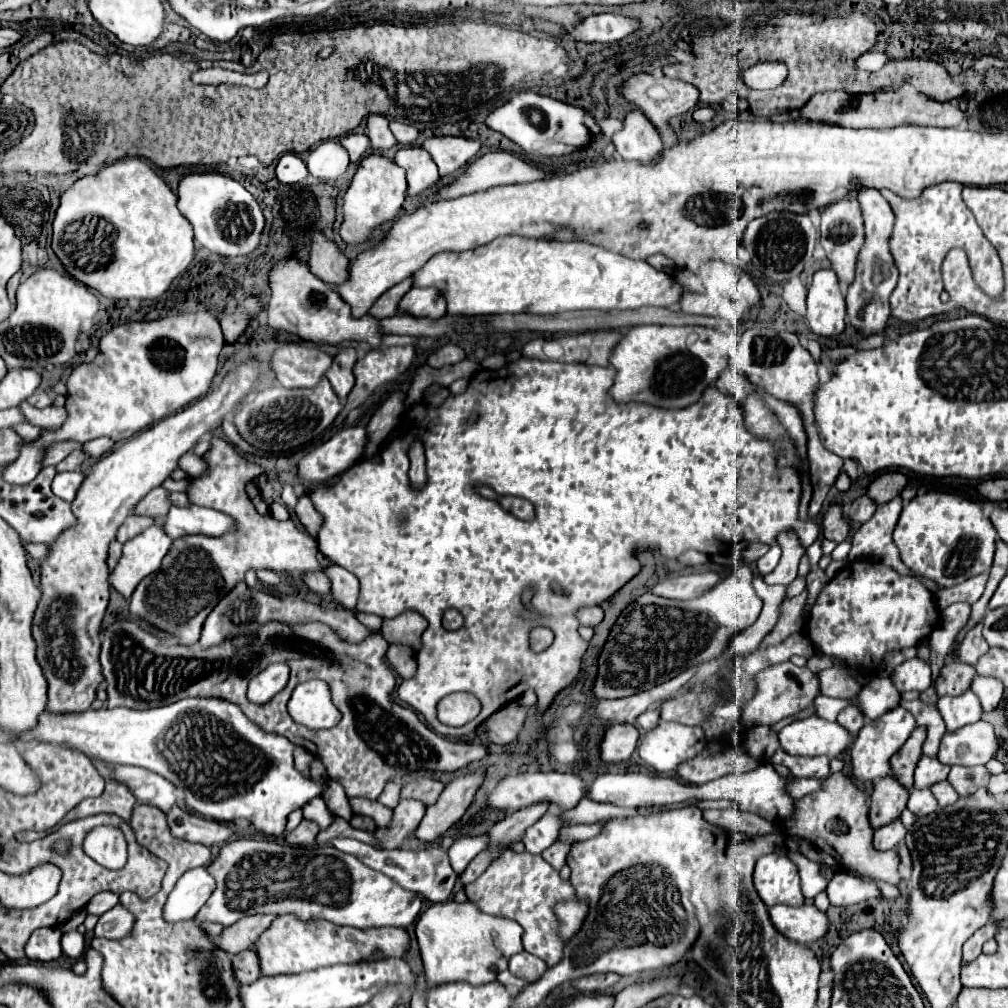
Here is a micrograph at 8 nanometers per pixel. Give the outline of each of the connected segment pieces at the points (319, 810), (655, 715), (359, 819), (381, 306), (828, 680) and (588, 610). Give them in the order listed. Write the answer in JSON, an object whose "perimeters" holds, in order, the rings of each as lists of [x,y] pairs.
{"perimeters":[[[[314,797],[310,803],[306,803],[302,807],[302,811],[304,811],[304,817],[306,819],[314,819],[316,823],[320,823],[320,829],[322,831],[328,829],[334,823],[334,815],[326,809],[326,805],[322,803],[320,797]]],[[[650,707],[648,711],[644,711],[638,719],[636,719],[636,725],[642,729],[642,731],[650,731],[658,725],[660,721],[660,709],[658,707]]],[[[354,814],[350,820],[350,825],[357,829],[373,831],[376,828],[375,822],[366,816]]],[[[404,279],[402,283],[394,285],[392,289],[388,289],[384,295],[380,295],[380,299],[372,305],[370,309],[370,315],[374,319],[384,319],[384,317],[392,317],[396,315],[396,307],[398,307],[398,301],[402,299],[402,295],[412,287],[412,279]]],[[[828,667],[818,673],[820,677],[820,693],[828,697],[852,697],[860,691],[860,683],[854,681],[846,667]]],[[[582,607],[578,611],[578,619],[580,619],[580,625],[596,627],[604,619],[604,611],[602,607]]]]}

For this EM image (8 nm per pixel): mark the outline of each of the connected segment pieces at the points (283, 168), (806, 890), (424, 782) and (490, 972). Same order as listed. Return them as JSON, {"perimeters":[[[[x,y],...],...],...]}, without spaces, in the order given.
{"perimeters":[[[[286,153],[280,157],[278,165],[276,165],[276,177],[280,183],[300,183],[308,177],[308,171],[306,171],[306,163],[296,157],[294,153]]],[[[784,851],[792,861],[794,865],[798,867],[798,873],[800,873],[800,879],[802,879],[802,893],[804,897],[810,897],[814,899],[818,893],[826,891],[828,887],[828,879],[822,875],[820,871],[820,865],[806,859],[802,853],[792,853],[792,851]]],[[[422,777],[422,779],[416,779],[414,783],[406,785],[402,789],[402,797],[404,799],[416,799],[416,801],[422,801],[426,807],[434,805],[442,793],[444,785],[436,779],[430,779],[430,777]]],[[[446,901],[426,909],[416,921],[416,939],[422,947],[422,961],[430,987],[442,983],[464,981],[470,985],[484,985],[496,979],[496,975],[508,969],[512,955],[524,950],[523,929],[504,917],[494,917],[478,911],[474,903]]]]}

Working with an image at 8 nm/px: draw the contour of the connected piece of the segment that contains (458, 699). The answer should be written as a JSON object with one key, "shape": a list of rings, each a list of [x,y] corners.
{"shape":[[[468,692],[447,695],[438,703],[438,719],[450,727],[460,727],[480,713],[480,703]]]}

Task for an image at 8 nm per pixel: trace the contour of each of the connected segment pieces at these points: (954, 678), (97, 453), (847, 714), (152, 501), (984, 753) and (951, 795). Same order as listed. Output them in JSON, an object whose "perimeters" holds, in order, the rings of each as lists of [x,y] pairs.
{"perimeters":[[[[958,661],[946,663],[940,669],[940,675],[938,675],[936,683],[934,683],[938,697],[962,695],[964,691],[970,689],[970,683],[972,683],[974,675],[976,675],[974,667],[970,667],[966,663],[958,663]]],[[[98,437],[98,439],[94,439],[94,441],[84,445],[84,453],[94,457],[94,459],[102,457],[104,453],[108,453],[108,449],[112,449],[112,439],[108,439],[108,437]]],[[[846,707],[846,709],[840,711],[840,715],[838,715],[838,723],[840,723],[842,727],[846,727],[846,729],[856,737],[858,731],[864,727],[866,719],[864,719],[864,715],[862,715],[856,707]]],[[[162,487],[152,489],[144,499],[138,501],[138,505],[134,507],[134,515],[146,515],[152,519],[162,519],[166,517],[166,511],[170,509],[170,501],[168,501],[168,491]]],[[[976,721],[942,737],[938,759],[946,765],[986,765],[998,751],[994,729],[986,721]]],[[[938,781],[938,783],[934,783],[934,785],[930,787],[930,791],[934,793],[934,797],[936,797],[936,801],[938,801],[940,807],[946,807],[946,805],[950,805],[950,803],[954,803],[954,801],[958,799],[958,793],[950,787],[948,781]]]]}

